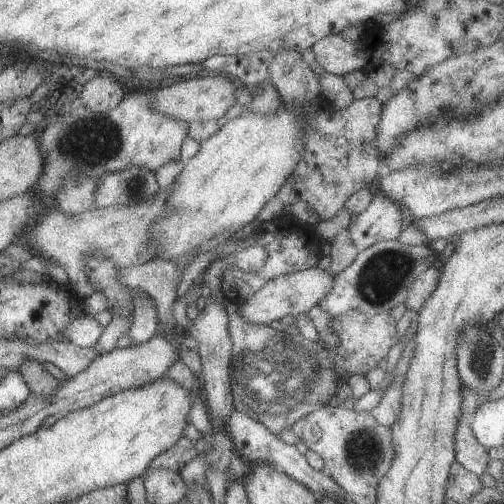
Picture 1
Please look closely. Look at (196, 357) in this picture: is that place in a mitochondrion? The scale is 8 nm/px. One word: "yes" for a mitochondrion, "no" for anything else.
no

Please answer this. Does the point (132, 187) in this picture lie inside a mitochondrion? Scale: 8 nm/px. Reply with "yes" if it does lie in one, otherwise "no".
yes

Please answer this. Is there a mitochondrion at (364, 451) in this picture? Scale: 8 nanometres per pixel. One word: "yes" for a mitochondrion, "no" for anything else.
yes

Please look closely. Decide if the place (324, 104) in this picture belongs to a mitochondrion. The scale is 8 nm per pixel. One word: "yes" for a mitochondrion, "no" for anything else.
no

